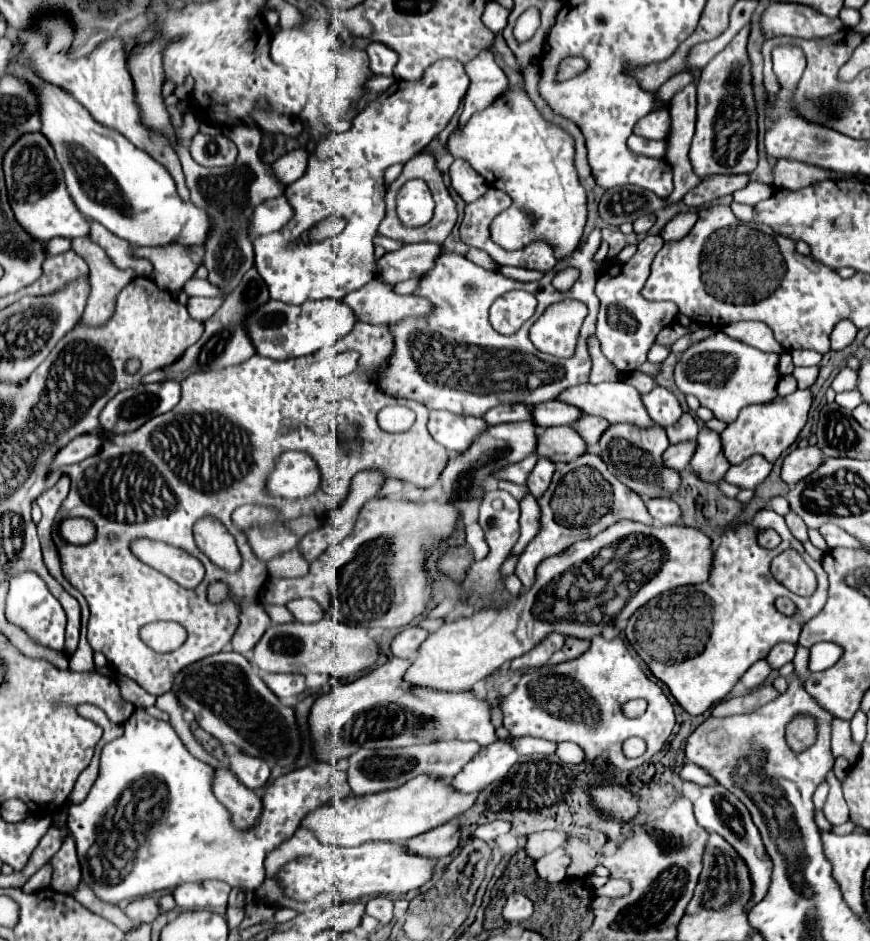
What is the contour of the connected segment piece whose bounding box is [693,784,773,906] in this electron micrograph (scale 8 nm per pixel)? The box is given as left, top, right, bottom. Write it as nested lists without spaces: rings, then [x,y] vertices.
[[[721,784],[703,786],[703,788],[701,788],[701,794],[699,794],[699,798],[693,802],[693,806],[695,806],[695,818],[697,818],[697,822],[699,822],[703,828],[707,828],[709,832],[717,832],[719,836],[723,836],[723,838],[739,852],[739,856],[747,862],[749,872],[751,872],[751,880],[753,880],[753,884],[755,884],[755,900],[751,902],[751,906],[753,906],[753,904],[759,902],[759,900],[765,896],[765,892],[767,892],[767,884],[769,884],[769,880],[771,880],[771,868],[773,868],[773,864],[771,864],[771,858],[769,858],[767,852],[765,852],[765,846],[763,846],[763,842],[761,842],[761,836],[759,836],[759,830],[757,830],[757,826],[753,824],[747,806],[745,806],[733,792],[729,792],[729,790],[727,790],[725,786],[721,786]]]

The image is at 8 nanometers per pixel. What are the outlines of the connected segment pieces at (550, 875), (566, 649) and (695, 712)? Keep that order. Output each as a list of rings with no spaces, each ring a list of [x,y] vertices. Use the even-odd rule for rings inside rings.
[[[561,848],[545,854],[535,862],[537,874],[547,882],[561,882]]]
[[[567,638],[565,640],[565,646],[555,652],[555,656],[551,656],[549,664],[559,664],[559,662],[567,662],[567,660],[575,660],[577,656],[581,656],[585,650],[589,648],[589,642],[587,640],[575,640],[575,638]]]
[[[761,510],[753,522],[721,536],[721,544],[713,552],[709,580],[695,586],[679,586],[649,600],[631,616],[625,636],[653,676],[669,688],[677,704],[691,716],[701,716],[713,704],[725,700],[737,680],[757,660],[765,658],[777,642],[797,642],[803,624],[821,612],[825,600],[827,574],[821,564],[791,536],[783,516],[773,510]],[[765,528],[773,528],[783,538],[775,550],[765,550],[757,542],[759,530]],[[789,548],[797,550],[817,574],[817,590],[807,598],[789,592],[769,572],[771,560]],[[779,596],[789,596],[795,602],[797,612],[793,616],[777,612],[775,600]]]

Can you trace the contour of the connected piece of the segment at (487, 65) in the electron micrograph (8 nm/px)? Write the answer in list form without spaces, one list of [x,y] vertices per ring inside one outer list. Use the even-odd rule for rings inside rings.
[[[481,52],[479,58],[465,64],[465,70],[471,78],[469,90],[465,94],[465,106],[459,118],[459,126],[463,126],[473,112],[485,110],[493,100],[497,100],[509,86],[505,72],[495,62],[493,52]]]

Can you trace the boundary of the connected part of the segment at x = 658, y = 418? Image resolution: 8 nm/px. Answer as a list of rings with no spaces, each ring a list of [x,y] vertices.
[[[659,384],[649,394],[643,394],[641,400],[643,400],[649,416],[659,426],[665,426],[667,428],[667,426],[675,424],[681,418],[681,414],[683,414],[681,404],[675,398],[675,394],[671,390],[667,390],[667,388],[659,386]]]

